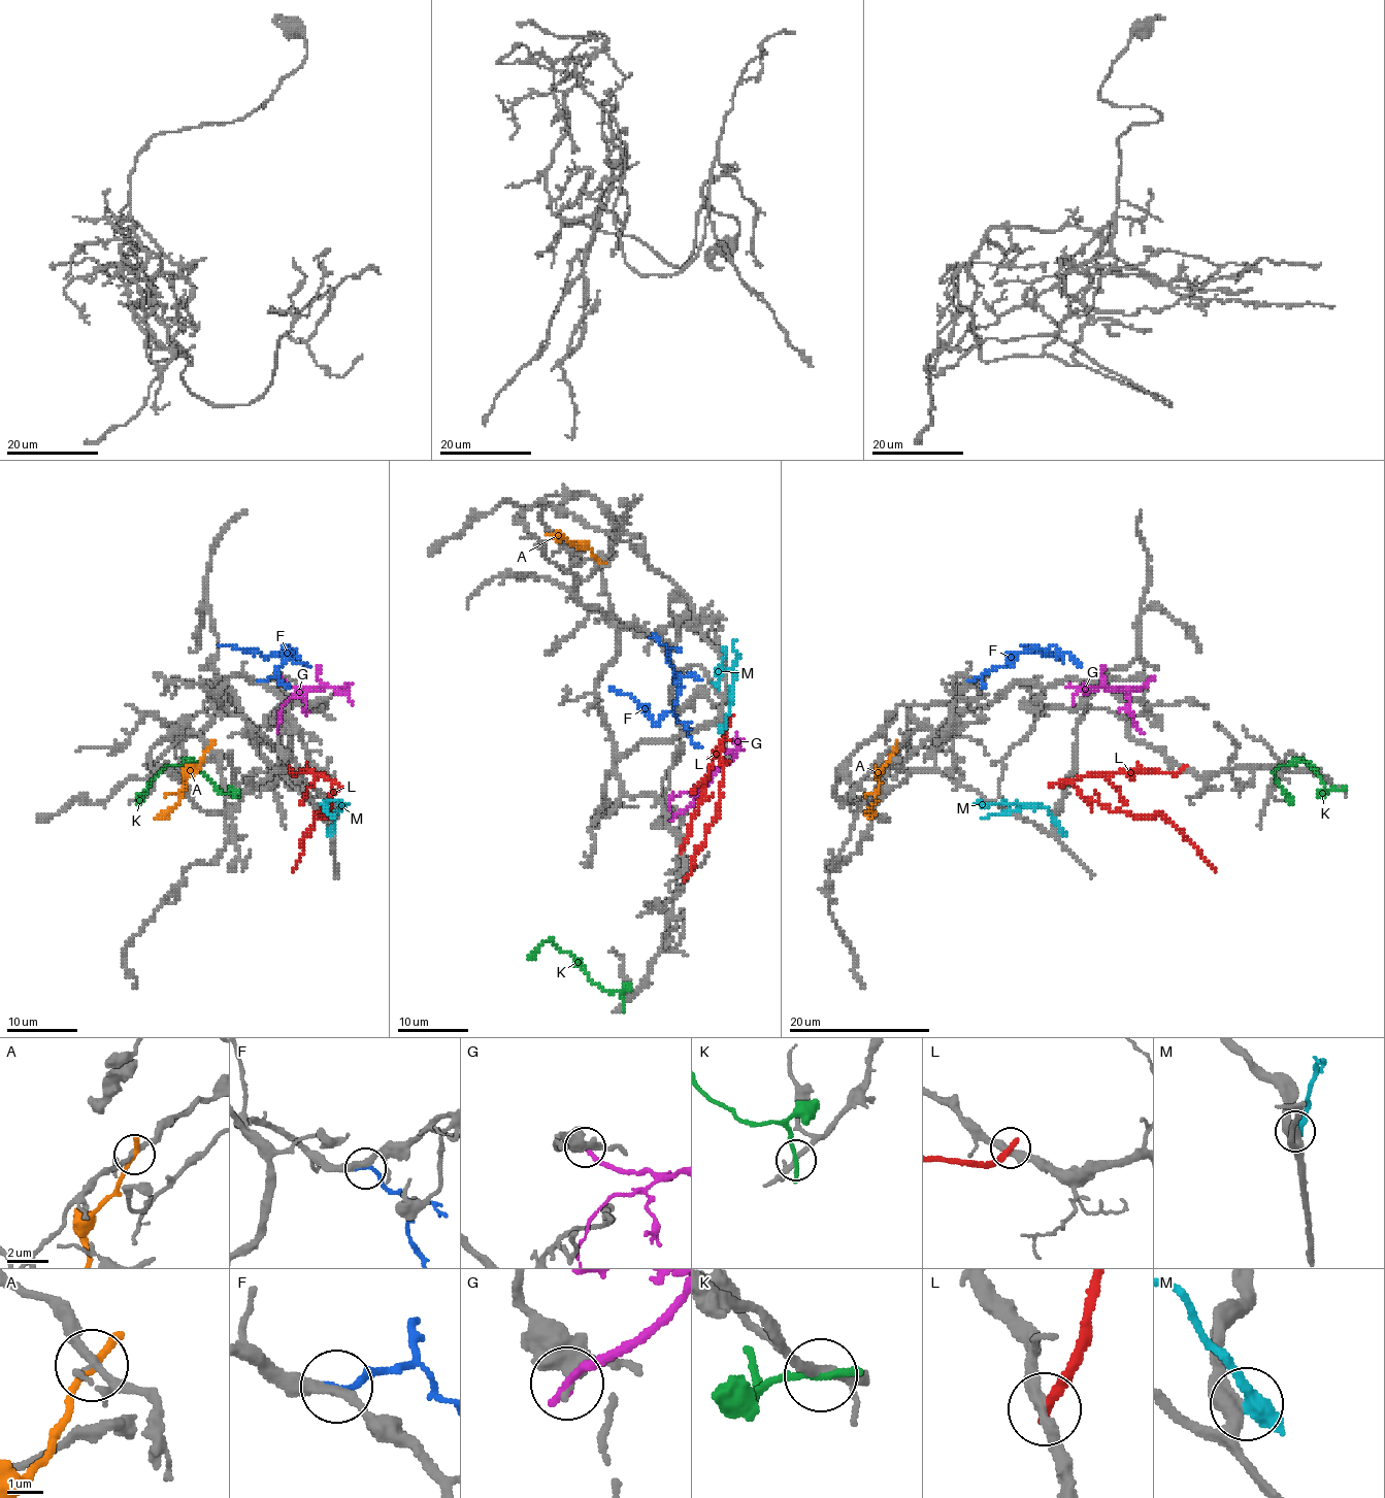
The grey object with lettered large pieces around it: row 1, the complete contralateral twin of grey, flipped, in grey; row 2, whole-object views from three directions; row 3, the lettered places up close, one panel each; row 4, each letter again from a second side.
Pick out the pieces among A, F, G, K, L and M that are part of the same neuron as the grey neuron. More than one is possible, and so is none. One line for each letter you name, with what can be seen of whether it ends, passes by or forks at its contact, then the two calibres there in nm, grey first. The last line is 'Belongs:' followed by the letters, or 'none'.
F: it ends; calibres 280 and 190 nm
Belongs: F

